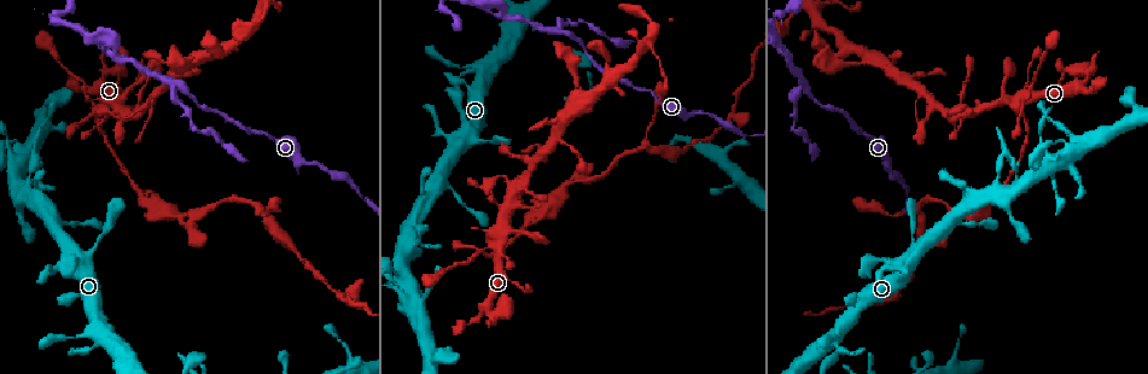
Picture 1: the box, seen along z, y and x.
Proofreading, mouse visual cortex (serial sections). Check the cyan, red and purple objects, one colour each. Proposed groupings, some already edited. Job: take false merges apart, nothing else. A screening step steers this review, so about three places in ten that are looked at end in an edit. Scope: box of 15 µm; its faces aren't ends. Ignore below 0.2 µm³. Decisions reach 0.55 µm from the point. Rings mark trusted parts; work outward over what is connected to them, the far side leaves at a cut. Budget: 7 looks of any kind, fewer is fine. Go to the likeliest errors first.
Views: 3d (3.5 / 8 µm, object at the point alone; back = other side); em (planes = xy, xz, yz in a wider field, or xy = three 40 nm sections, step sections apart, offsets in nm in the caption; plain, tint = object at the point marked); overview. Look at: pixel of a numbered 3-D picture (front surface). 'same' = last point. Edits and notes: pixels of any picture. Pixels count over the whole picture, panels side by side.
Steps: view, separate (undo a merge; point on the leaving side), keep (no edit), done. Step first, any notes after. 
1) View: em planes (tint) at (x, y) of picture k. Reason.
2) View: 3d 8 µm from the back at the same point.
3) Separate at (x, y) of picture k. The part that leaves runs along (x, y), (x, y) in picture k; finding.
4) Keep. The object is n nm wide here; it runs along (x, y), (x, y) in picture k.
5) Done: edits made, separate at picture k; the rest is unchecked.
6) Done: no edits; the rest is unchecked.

View: em planes (tint) at (320, 166) of picture 1. Narrows sharply.

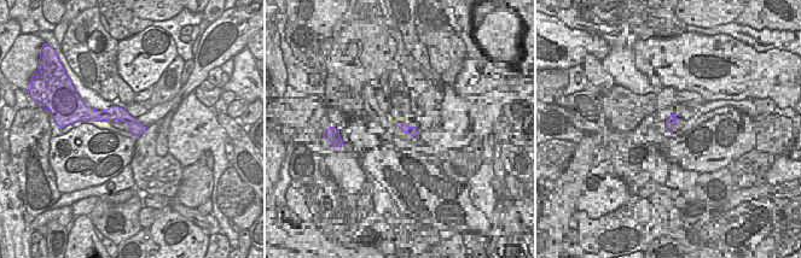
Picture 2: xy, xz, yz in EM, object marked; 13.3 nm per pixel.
View: 3d 3.5 µm at the same point. See where the arms go.

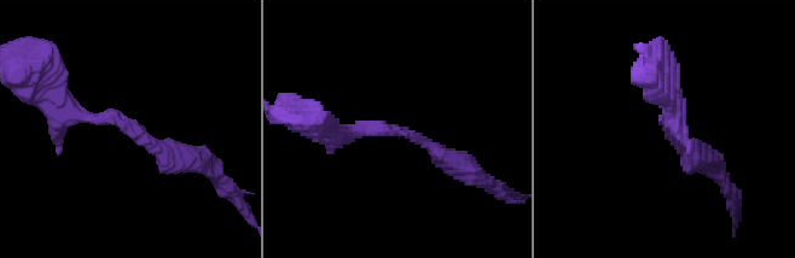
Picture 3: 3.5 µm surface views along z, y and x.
Keep. The arms are 250, 250 nm wide; it runs along (93, 115), (122, 115), (140, 129) in picture 2; all the same cell.

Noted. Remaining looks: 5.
View: 3d 3.5 µm from the back at (175, 83) of picture 1. Abrupt turn.

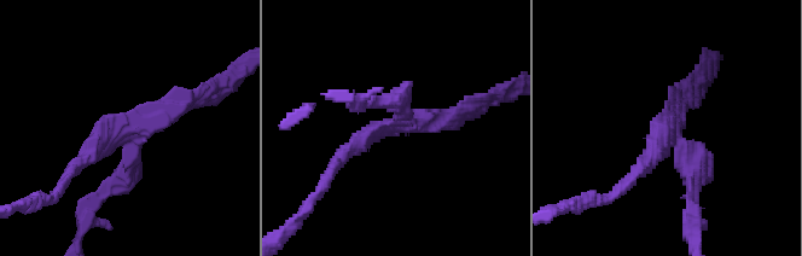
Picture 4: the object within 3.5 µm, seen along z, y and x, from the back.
View: em xy step 1 (tint) at (393, 126) of picture 4.

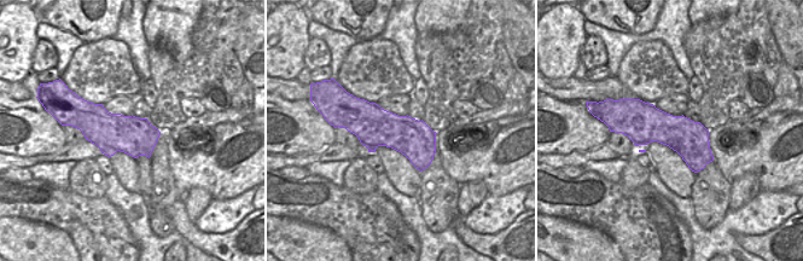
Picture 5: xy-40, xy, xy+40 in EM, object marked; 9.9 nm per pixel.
Separate at (699, 179) of picture 4. The object is 380 nm wide here; the part that leaves runs along (678, 141), (693, 167), (693, 242) in picture 4; a second cell is stuck on.

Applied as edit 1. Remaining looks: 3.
Done: edits made, separate at picture 4; the rest is unchecked.

